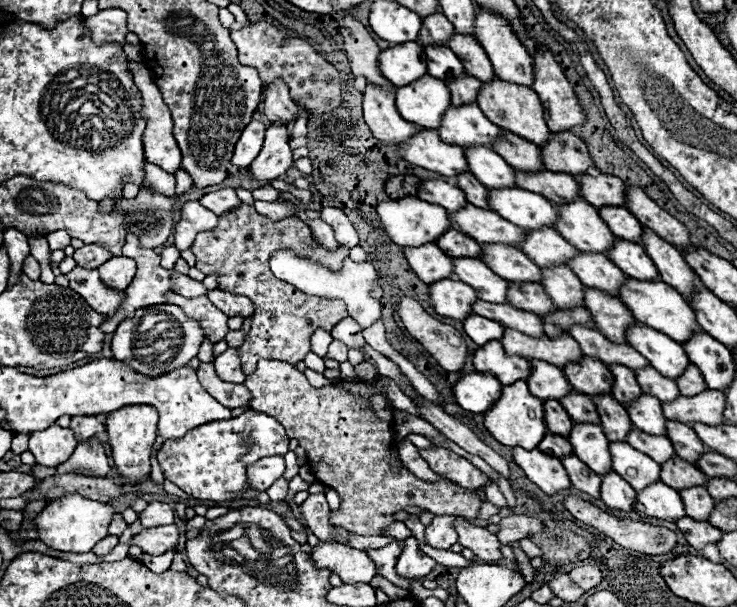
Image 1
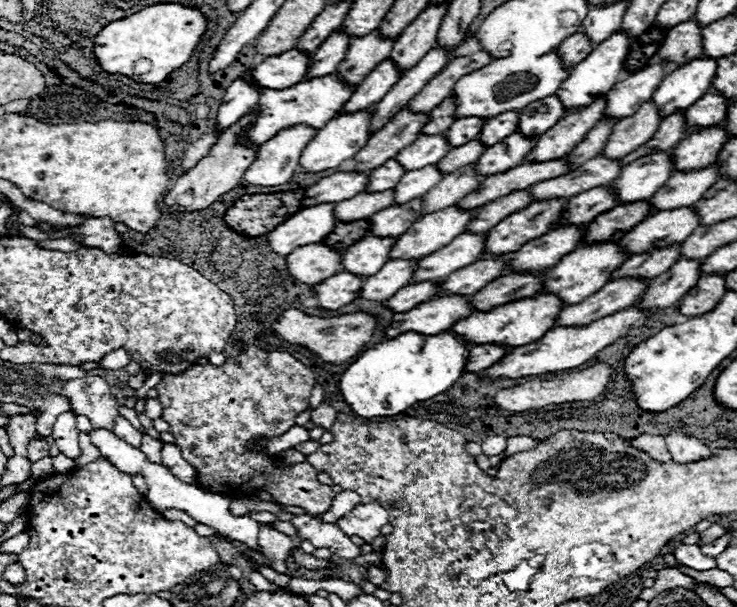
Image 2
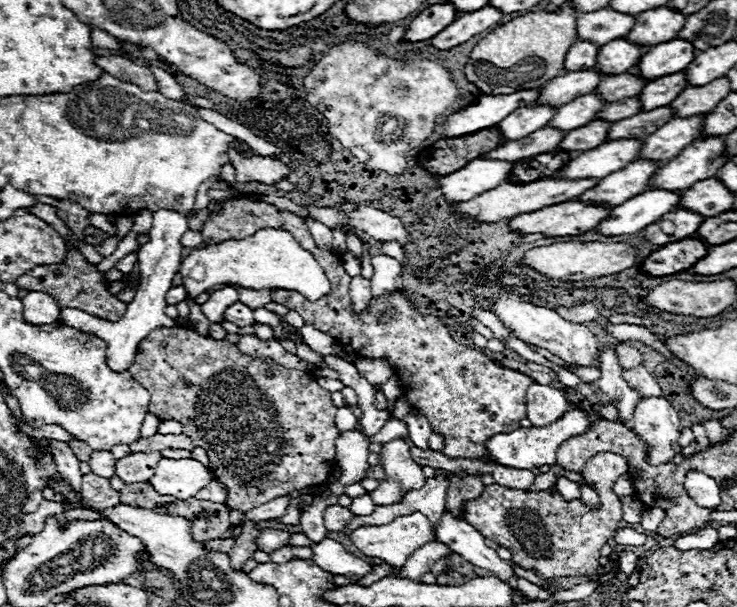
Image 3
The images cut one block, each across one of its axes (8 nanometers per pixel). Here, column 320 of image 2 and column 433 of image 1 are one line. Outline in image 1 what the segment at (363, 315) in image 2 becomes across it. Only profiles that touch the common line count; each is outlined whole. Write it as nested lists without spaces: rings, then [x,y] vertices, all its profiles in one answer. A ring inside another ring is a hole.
[[[406,296],[398,300],[396,312],[410,336],[416,338],[444,370],[458,372],[464,366],[468,350],[456,328],[432,318],[416,300]]]

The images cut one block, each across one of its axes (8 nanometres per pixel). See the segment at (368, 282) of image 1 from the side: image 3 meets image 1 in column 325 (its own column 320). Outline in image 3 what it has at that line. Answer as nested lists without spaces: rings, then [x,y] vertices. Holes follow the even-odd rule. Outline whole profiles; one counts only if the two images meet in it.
[[[262,228],[244,240],[226,240],[216,246],[196,248],[182,260],[180,276],[192,300],[216,284],[240,284],[254,290],[296,290],[310,300],[318,300],[330,292],[330,282],[316,258],[304,250],[292,234],[276,228]]]

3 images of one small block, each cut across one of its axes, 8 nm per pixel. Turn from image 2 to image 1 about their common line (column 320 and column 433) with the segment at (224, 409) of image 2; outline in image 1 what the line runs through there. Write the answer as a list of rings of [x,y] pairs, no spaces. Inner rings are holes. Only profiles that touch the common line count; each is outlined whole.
[[[260,360],[258,368],[246,378],[244,382],[248,390],[252,392],[252,410],[260,410],[264,414],[272,414],[284,428],[288,438],[296,438],[300,446],[306,448],[306,456],[310,458],[308,464],[314,472],[314,476],[338,490],[340,494],[340,508],[336,512],[330,512],[330,524],[344,528],[354,534],[364,534],[364,536],[374,536],[380,534],[388,524],[392,524],[392,514],[400,512],[408,506],[418,506],[424,508],[436,516],[462,516],[462,518],[476,518],[480,510],[480,500],[478,496],[468,490],[460,488],[448,480],[440,480],[436,484],[418,480],[414,474],[410,474],[404,466],[398,474],[394,474],[388,466],[388,452],[394,446],[392,440],[392,410],[390,402],[384,396],[384,382],[374,380],[374,382],[338,382],[326,388],[312,388],[306,380],[304,374],[300,374],[292,364],[280,362],[280,360]]]

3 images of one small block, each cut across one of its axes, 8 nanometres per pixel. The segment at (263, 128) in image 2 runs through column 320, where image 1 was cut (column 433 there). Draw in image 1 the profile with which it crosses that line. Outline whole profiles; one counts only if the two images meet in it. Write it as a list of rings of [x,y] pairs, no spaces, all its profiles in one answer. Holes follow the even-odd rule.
[[[424,74],[416,82],[396,90],[396,108],[402,114],[402,118],[412,124],[418,124],[422,128],[438,128],[440,118],[450,108],[450,92],[444,82],[440,82],[438,78],[432,78],[430,74]]]

